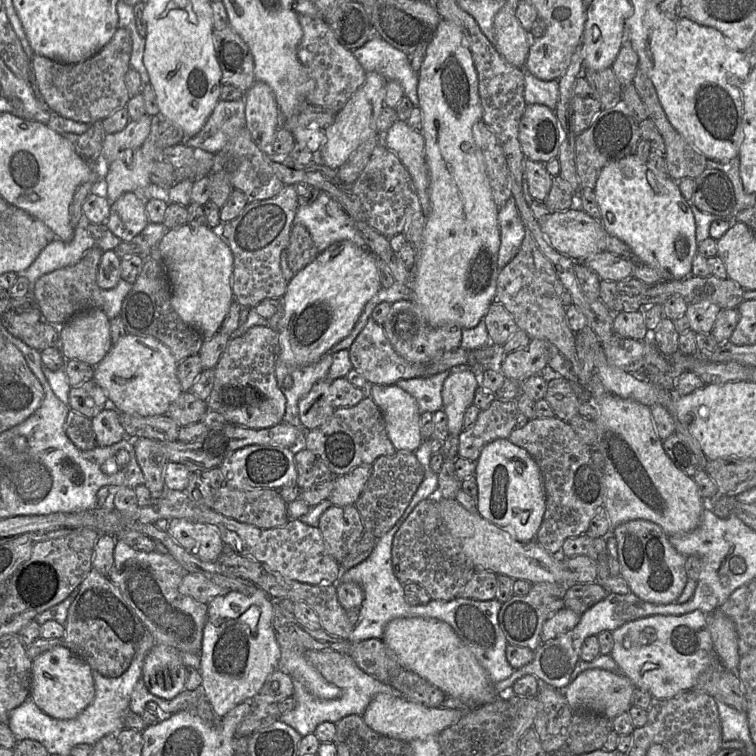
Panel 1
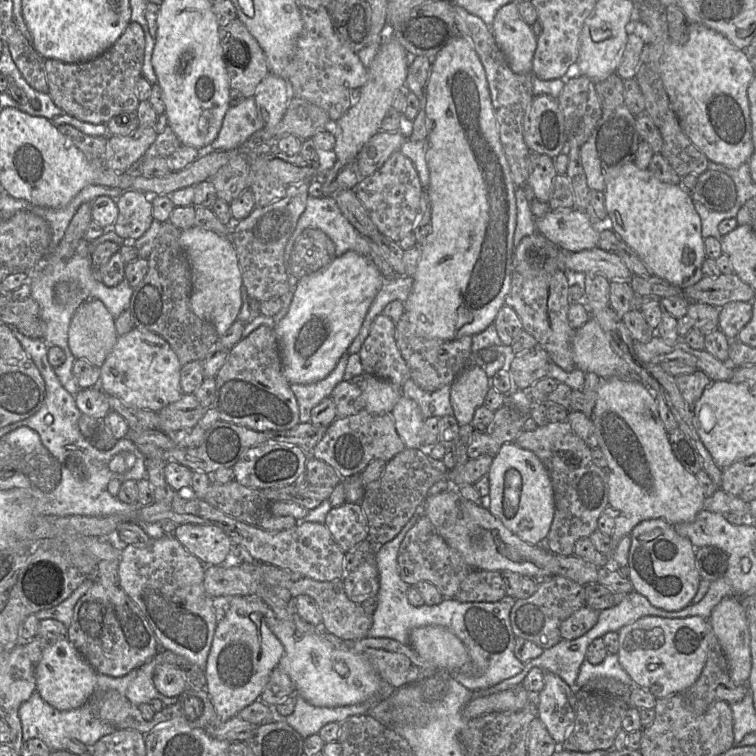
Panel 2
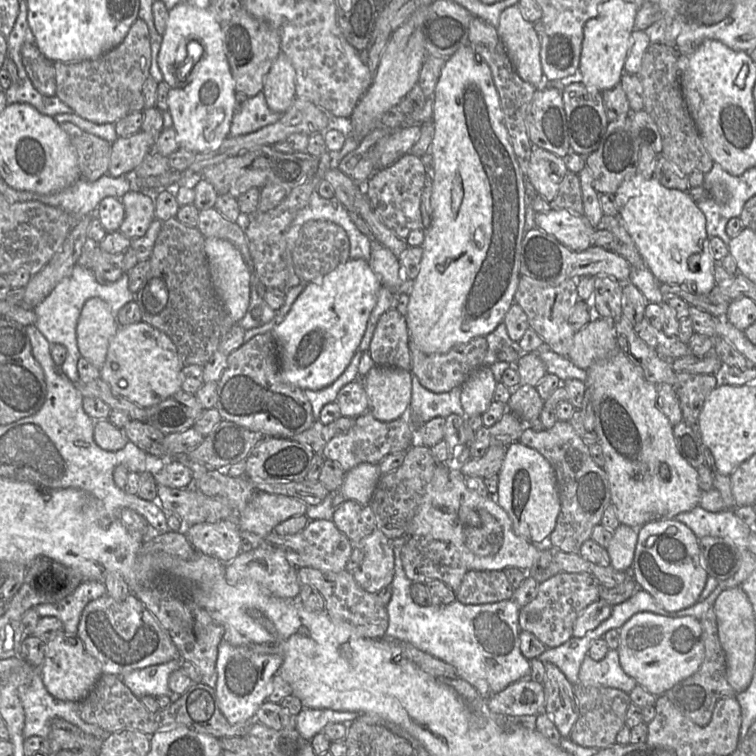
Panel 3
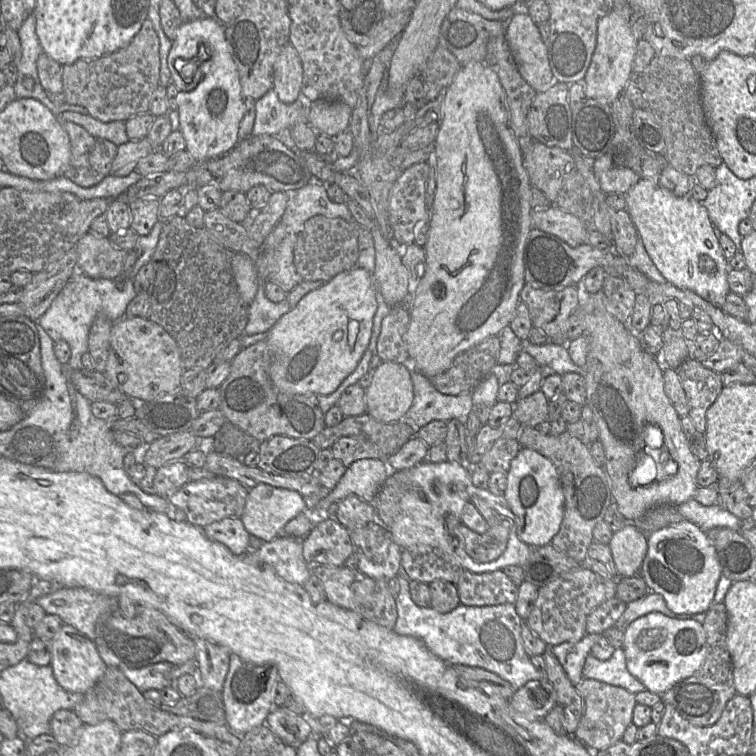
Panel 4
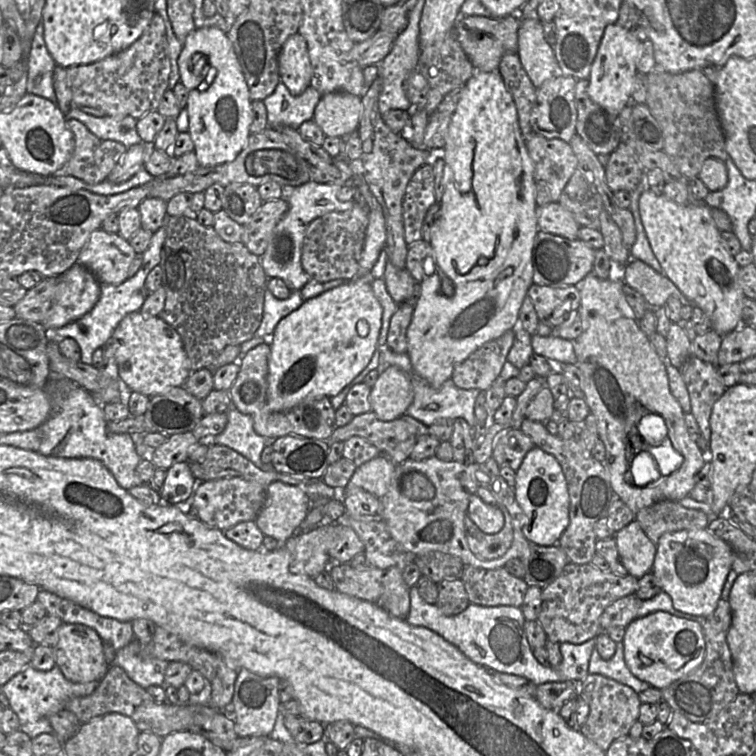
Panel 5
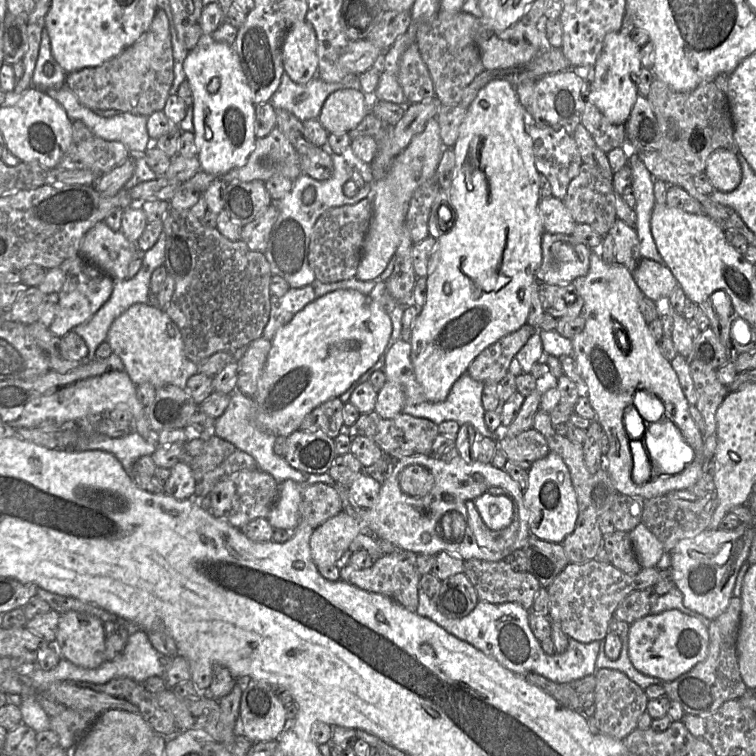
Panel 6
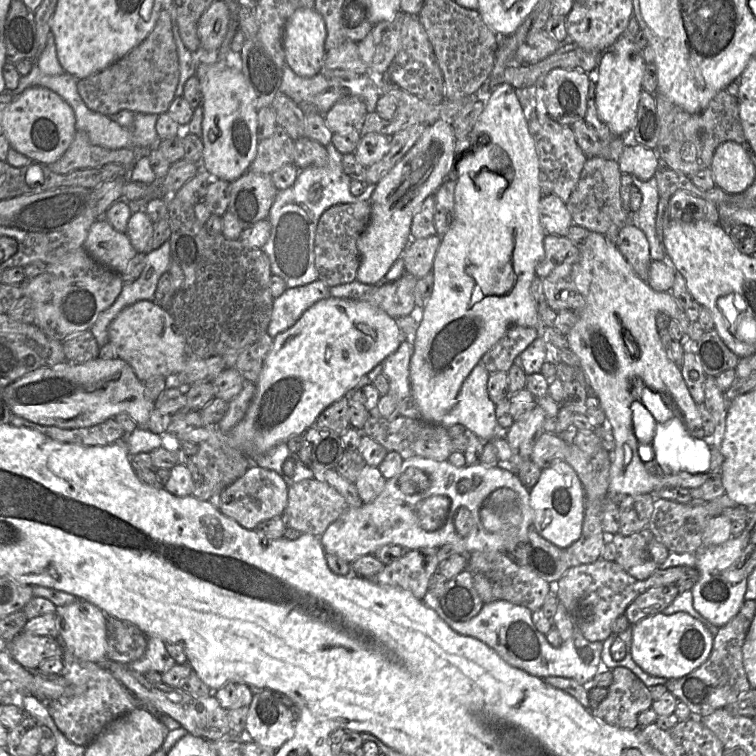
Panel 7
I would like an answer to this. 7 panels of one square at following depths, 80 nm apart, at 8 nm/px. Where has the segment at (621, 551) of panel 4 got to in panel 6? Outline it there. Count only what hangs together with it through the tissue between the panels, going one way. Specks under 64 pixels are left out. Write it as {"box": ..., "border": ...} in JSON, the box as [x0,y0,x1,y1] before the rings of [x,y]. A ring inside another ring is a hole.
{"box":[629,524,665,569],"border":[[[638,524],[629,532],[629,537],[642,569],[657,567],[665,550],[661,542],[647,529],[645,524]]]}

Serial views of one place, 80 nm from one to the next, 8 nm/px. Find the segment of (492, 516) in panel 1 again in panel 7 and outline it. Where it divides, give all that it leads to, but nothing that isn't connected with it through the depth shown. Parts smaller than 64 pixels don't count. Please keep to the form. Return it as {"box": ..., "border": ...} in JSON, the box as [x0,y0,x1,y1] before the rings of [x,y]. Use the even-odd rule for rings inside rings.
{"box":[529,461,585,549],"border":[[[565,461],[542,469],[538,482],[530,490],[529,504],[533,511],[532,527],[544,539],[561,549],[576,542],[582,533],[585,490],[577,473]]]}

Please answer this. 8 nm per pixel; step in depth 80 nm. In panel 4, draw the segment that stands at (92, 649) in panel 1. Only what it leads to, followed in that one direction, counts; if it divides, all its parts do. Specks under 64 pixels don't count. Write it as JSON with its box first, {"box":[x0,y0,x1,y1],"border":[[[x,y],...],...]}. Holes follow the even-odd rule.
{"box":[94,606,195,671],"border":[[[140,606],[139,613],[133,618],[126,618],[120,612],[100,617],[100,623],[95,629],[94,643],[104,663],[122,671],[159,662],[179,666],[195,659],[192,638],[173,625],[162,612],[148,606]]]}

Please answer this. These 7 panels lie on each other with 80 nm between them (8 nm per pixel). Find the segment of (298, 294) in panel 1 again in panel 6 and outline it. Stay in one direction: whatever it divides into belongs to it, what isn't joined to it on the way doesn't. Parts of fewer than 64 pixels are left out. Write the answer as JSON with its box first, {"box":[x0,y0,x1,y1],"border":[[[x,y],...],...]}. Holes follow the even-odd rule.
{"box":[254,289,392,437],"border":[[[340,289],[307,304],[271,339],[271,348],[254,397],[256,418],[266,430],[286,437],[299,430],[302,420],[314,408],[347,391],[386,351],[392,335],[392,322],[382,306],[369,295]]]}

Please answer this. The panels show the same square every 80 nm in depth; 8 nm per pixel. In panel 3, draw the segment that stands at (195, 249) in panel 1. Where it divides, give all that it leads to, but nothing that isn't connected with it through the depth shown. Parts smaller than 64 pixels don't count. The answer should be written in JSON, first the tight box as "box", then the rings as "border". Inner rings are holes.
{"box":[204,237,250,324],"border":[[[207,237],[204,248],[215,292],[235,324],[245,315],[250,300],[250,273],[229,241]]]}

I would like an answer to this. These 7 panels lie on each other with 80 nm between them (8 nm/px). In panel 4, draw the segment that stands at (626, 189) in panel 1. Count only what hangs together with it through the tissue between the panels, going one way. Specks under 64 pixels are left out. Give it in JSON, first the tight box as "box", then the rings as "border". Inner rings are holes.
{"box":[626,179,731,308],"border":[[[640,179],[626,194],[626,210],[638,237],[665,280],[694,292],[719,308],[731,292],[727,280],[729,261],[724,257],[708,211],[692,197],[678,197],[659,184]]]}

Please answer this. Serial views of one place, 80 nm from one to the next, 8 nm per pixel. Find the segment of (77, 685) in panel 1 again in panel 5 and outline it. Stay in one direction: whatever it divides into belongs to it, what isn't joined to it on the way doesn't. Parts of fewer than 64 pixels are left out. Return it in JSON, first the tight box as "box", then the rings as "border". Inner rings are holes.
{"box":[54,623,109,683],"border":[[[62,623],[54,651],[56,666],[73,683],[100,681],[109,667],[100,635],[83,624]]]}

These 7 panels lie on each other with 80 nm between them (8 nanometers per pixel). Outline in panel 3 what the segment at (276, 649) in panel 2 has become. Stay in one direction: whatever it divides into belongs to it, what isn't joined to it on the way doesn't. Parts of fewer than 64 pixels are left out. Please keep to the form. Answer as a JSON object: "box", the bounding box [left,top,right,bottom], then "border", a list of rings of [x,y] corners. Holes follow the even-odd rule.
{"box":[214,640,281,724],"border":[[[226,640],[221,641],[214,689],[219,708],[230,724],[254,721],[257,710],[267,701],[271,680],[279,673],[281,664],[280,654],[260,654],[244,647],[233,646]]]}

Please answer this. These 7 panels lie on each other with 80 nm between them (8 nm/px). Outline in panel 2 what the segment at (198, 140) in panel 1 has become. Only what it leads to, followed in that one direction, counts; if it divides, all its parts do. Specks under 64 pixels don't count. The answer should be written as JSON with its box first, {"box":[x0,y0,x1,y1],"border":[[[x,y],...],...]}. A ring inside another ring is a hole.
{"box":[205,97,264,151],"border":[[[247,97],[239,105],[229,107],[216,139],[205,151],[229,151],[244,145],[253,134],[264,127],[254,97]]]}

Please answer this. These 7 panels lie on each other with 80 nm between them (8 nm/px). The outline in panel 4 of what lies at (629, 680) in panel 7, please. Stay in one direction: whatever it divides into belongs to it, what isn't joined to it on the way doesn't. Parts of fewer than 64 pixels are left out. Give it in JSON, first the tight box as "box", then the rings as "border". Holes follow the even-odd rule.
{"box":[574,678,638,750],"border":[[[584,678],[576,685],[584,702],[584,712],[574,735],[585,745],[604,750],[619,742],[632,723],[633,710],[638,704],[635,694],[624,688]]]}

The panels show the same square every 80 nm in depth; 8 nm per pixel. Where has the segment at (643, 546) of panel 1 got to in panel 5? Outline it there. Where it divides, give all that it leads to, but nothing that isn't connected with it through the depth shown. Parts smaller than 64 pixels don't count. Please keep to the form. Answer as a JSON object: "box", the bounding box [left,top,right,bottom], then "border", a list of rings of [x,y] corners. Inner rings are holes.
{"box":[651,528,733,617],"border":[[[707,528],[685,529],[665,533],[659,538],[651,573],[661,590],[671,597],[676,610],[708,617],[721,599],[733,560],[732,547]]]}

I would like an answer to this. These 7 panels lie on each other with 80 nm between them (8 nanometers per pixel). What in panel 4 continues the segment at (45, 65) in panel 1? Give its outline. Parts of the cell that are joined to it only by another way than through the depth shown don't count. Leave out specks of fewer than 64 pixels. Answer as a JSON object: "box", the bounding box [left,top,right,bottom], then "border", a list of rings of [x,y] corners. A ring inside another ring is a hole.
{"box":[62,19,159,122],"border":[[[146,19],[126,47],[94,60],[62,66],[66,103],[84,107],[90,116],[102,122],[126,121],[148,113],[151,97],[159,86],[159,48],[159,37],[152,22]]]}

